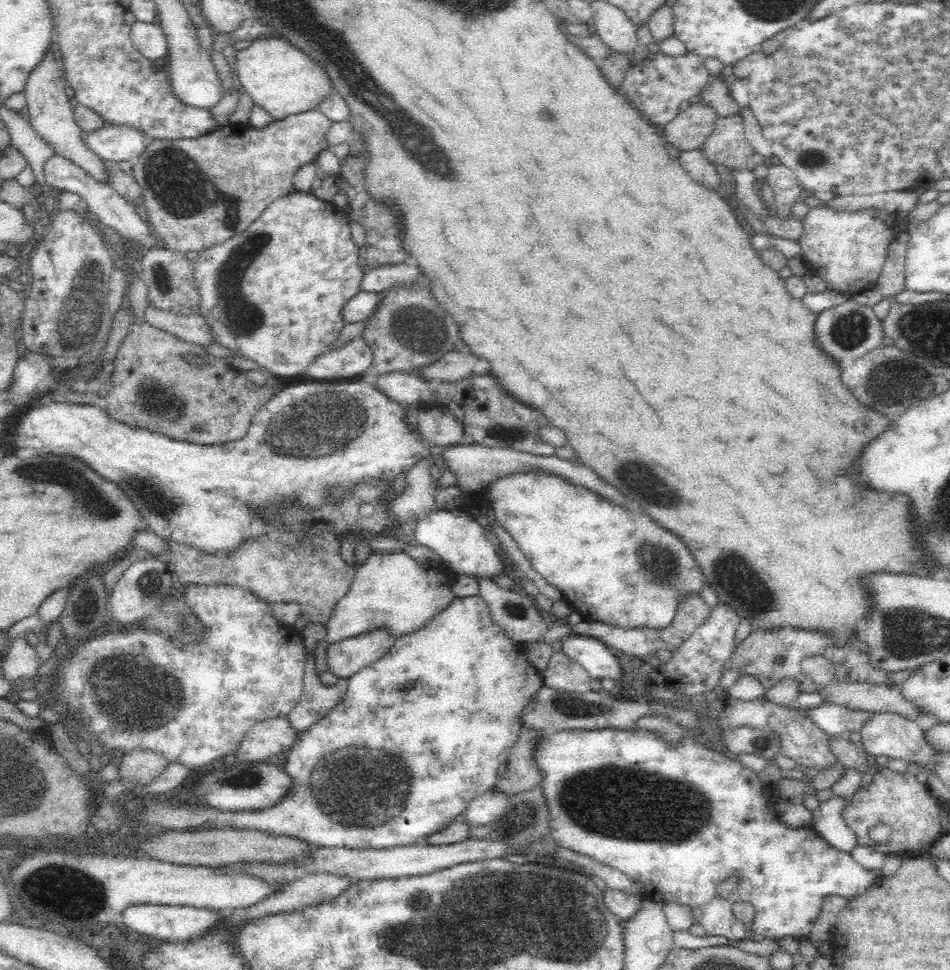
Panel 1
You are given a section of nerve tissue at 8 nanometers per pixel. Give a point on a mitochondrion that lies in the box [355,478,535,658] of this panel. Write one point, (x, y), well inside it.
(511, 609)

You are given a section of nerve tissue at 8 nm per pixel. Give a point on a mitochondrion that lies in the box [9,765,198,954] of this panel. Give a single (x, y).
(60, 889)

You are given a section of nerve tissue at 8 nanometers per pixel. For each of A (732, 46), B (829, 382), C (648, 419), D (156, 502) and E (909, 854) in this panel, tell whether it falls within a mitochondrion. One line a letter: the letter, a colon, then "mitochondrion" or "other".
A: other
B: other
C: other
D: mitochondrion
E: other

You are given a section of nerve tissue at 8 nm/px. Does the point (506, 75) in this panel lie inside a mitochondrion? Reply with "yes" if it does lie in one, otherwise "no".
no

